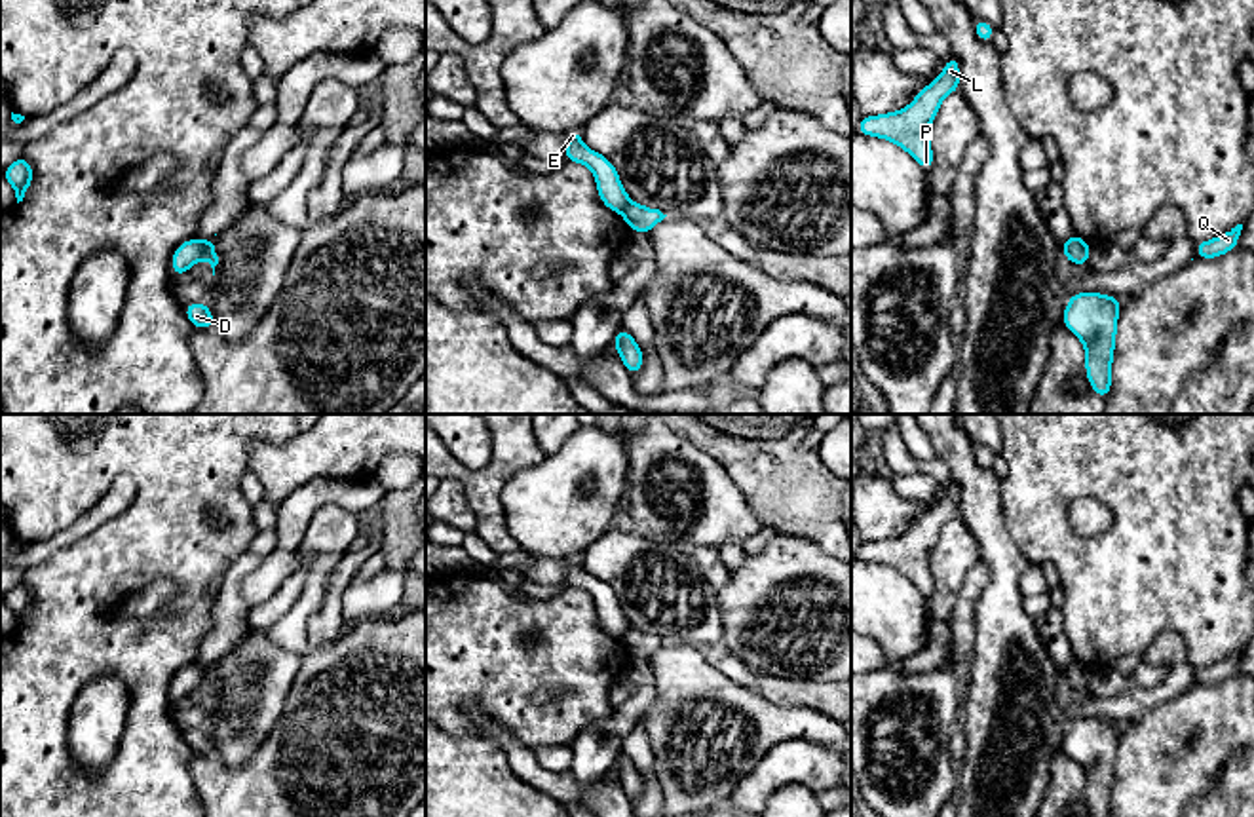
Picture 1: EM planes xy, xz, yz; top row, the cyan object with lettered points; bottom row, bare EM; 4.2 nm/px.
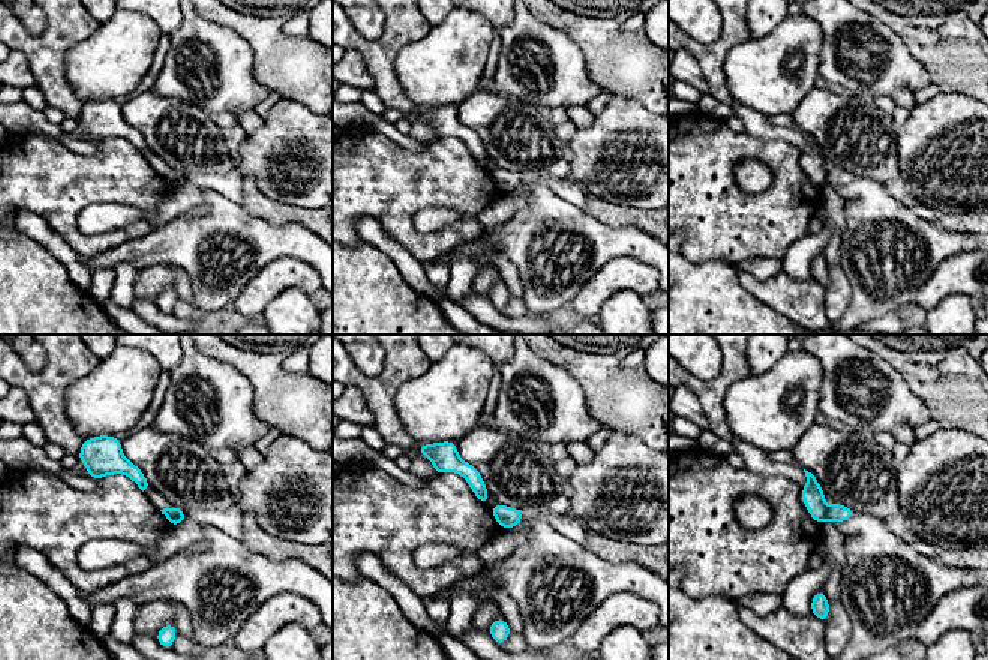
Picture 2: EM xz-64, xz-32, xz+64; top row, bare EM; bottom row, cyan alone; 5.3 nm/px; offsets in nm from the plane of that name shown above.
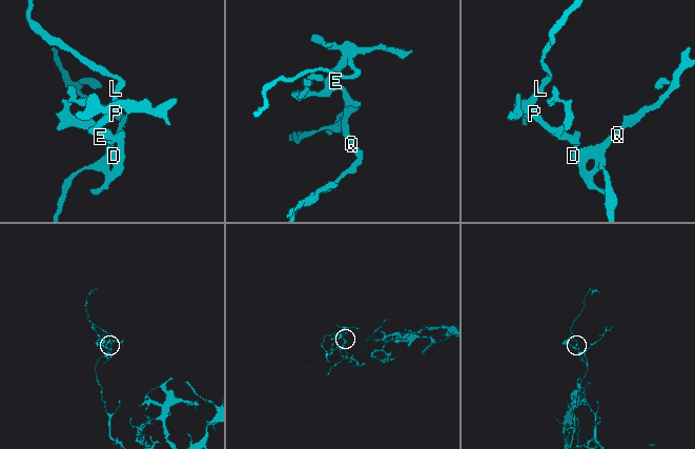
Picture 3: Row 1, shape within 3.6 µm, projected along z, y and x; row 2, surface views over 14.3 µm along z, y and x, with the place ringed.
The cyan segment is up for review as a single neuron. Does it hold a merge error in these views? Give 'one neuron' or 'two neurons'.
two neurons

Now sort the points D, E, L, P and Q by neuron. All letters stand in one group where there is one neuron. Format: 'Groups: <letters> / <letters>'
Groups: D Q / E L P

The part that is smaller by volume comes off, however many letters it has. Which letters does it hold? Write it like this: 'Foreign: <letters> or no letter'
Foreign: E, L, P

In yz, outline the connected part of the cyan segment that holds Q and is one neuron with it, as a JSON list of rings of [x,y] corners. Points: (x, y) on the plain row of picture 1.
[[[1237,650],[1235,654],[1227,656],[1226,659],[1214,665],[1197,667],[1193,684],[1218,684],[1237,674],[1241,656],[1243,656],[1243,650]]]

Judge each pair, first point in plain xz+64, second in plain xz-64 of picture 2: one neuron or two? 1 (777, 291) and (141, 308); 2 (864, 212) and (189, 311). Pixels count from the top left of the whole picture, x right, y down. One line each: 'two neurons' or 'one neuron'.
1: one neuron
2: two neurons

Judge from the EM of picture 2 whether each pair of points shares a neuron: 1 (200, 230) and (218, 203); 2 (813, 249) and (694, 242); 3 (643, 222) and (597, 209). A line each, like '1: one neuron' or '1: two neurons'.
1: one neuron
2: two neurons
3: one neuron

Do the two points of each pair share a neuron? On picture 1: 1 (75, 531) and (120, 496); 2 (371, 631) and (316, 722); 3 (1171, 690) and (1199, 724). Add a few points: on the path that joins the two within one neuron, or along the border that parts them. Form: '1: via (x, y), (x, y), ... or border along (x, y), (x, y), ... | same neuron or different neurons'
1: via (86, 525), (109, 506) | same neuron
2: via (371, 654), (371, 669), (339, 702) | same neuron
3: border along (1190, 684), (1139, 721) | different neurons

